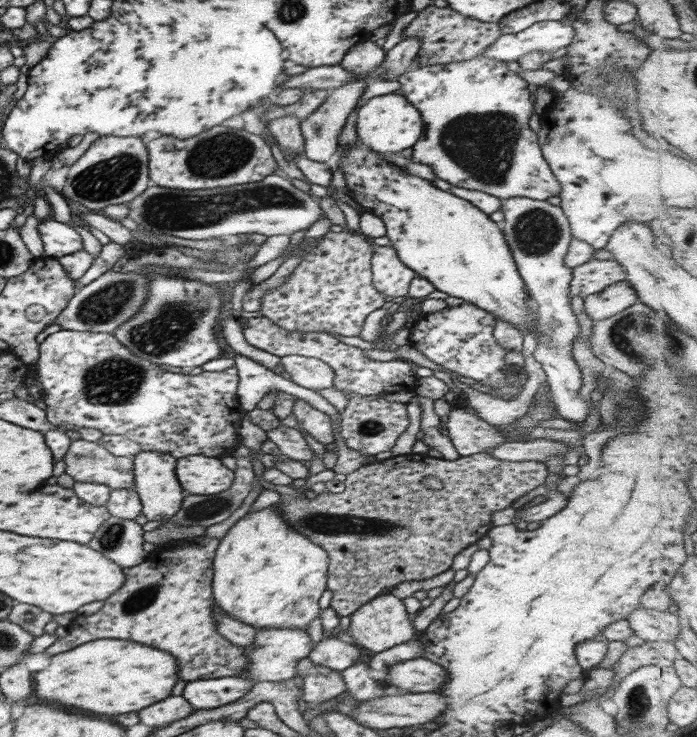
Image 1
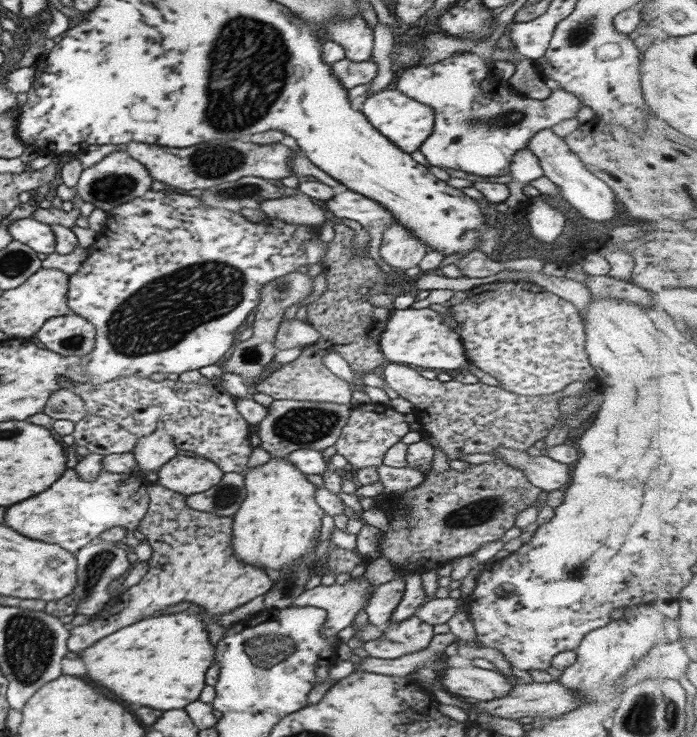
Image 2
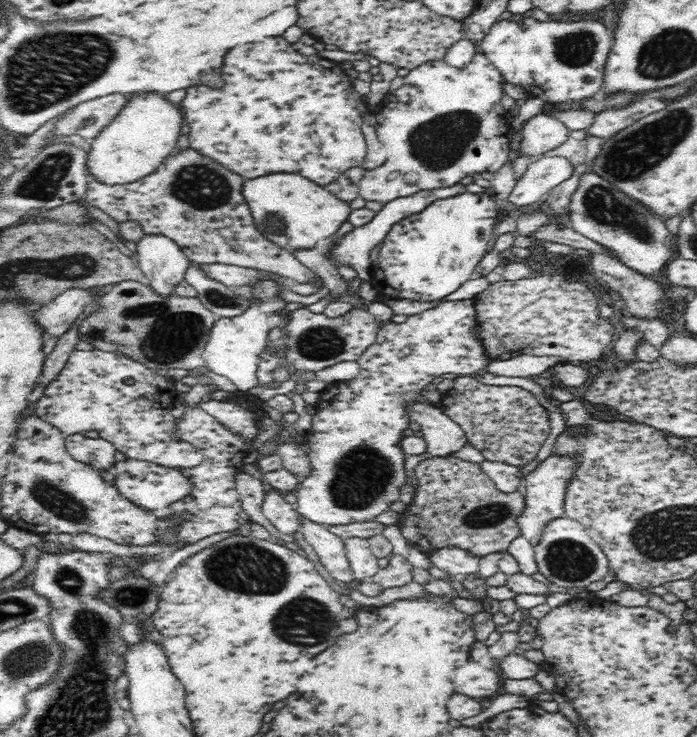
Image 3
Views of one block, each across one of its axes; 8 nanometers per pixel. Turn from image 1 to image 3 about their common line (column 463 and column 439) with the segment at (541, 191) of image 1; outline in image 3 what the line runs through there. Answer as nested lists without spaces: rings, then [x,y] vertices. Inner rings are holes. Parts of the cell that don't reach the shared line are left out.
[[[482,53],[474,56],[473,62],[468,64],[466,68],[455,68],[449,66],[445,61],[435,61],[430,63],[422,64],[418,68],[410,71],[403,78],[403,84],[397,90],[388,92],[381,100],[378,109],[375,112],[377,118],[377,138],[382,142],[384,150],[386,151],[386,160],[382,166],[373,168],[372,170],[365,170],[362,180],[360,180],[359,196],[364,200],[374,200],[374,202],[387,203],[391,200],[416,194],[418,191],[434,190],[439,188],[446,188],[458,184],[464,176],[473,175],[477,176],[481,172],[493,172],[500,170],[501,166],[508,161],[511,133],[508,122],[508,117],[511,116],[502,104],[500,103],[501,87],[499,83],[502,82],[503,76],[494,67],[494,64],[490,63],[490,60]]]

